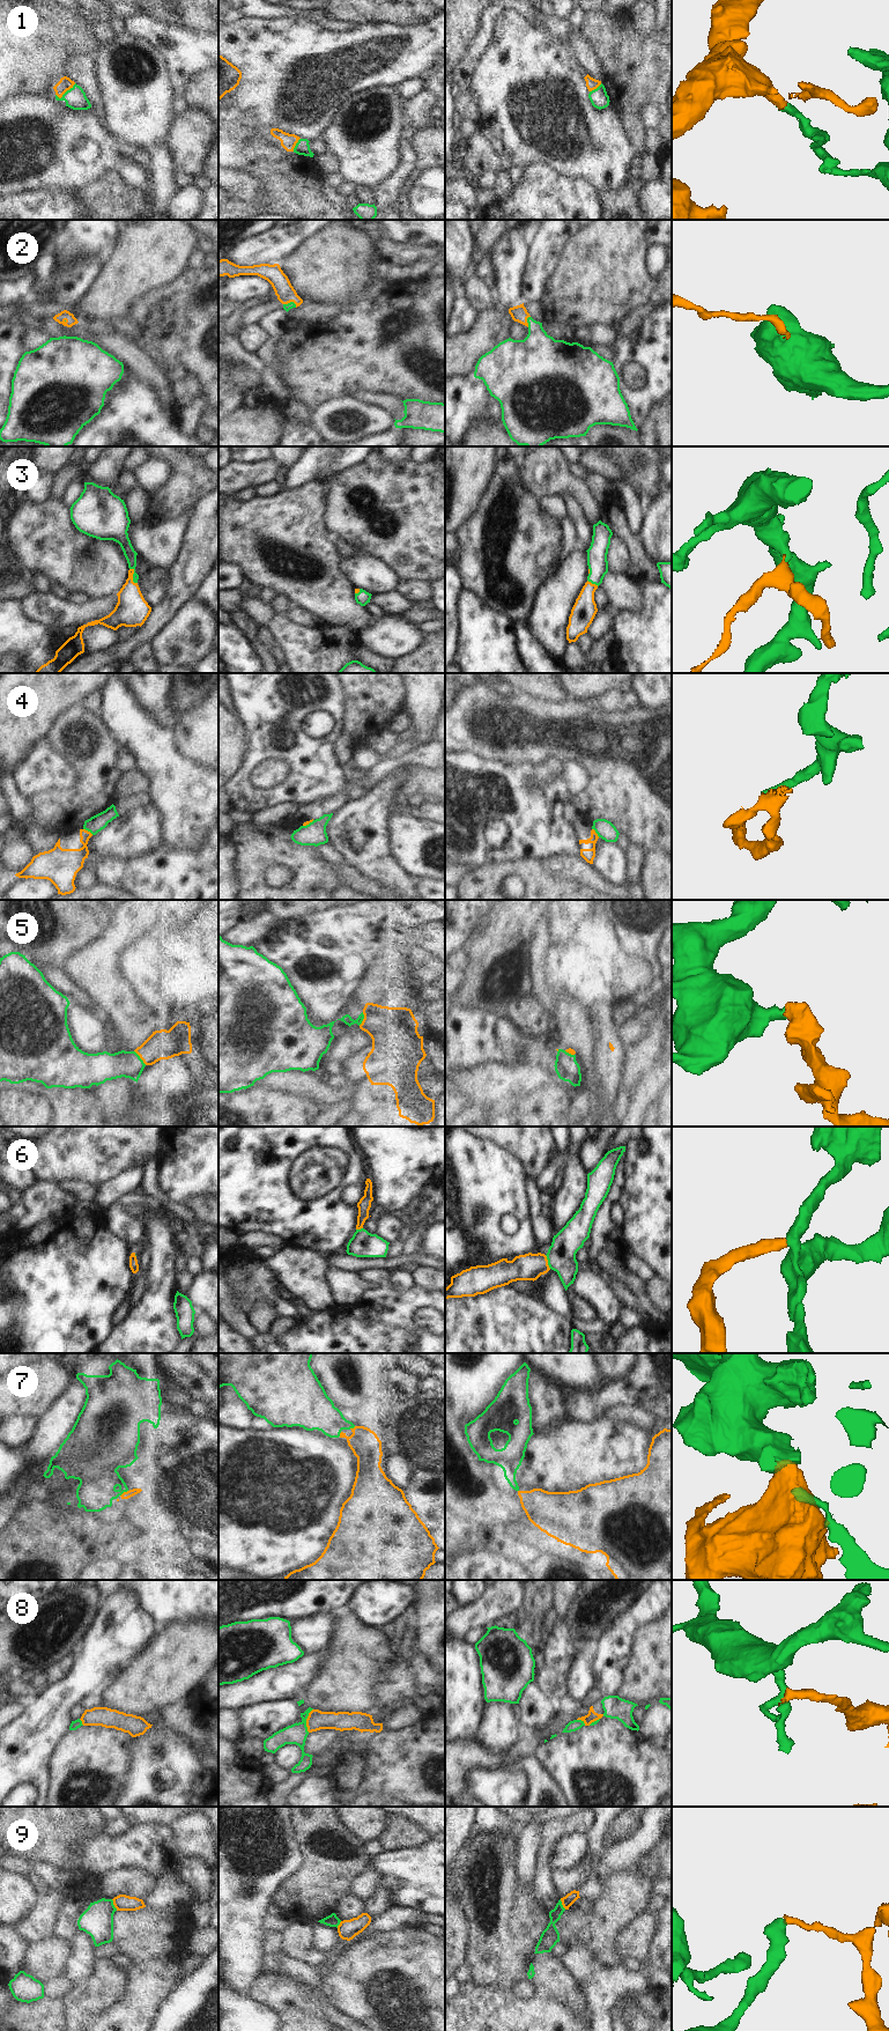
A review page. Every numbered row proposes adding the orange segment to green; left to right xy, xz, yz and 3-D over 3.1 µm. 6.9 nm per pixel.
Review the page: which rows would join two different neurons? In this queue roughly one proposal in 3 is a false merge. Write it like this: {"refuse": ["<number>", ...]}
{"refuse": ["4", "8", "9"]}

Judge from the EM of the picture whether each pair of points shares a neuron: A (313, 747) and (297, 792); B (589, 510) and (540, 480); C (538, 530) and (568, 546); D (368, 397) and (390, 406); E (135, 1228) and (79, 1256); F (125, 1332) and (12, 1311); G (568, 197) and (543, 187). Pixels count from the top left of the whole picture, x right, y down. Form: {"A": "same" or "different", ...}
{"A": "same", "B": "same", "C": "different", "D": "same", "E": "different", "F": "different", "G": "same"}

